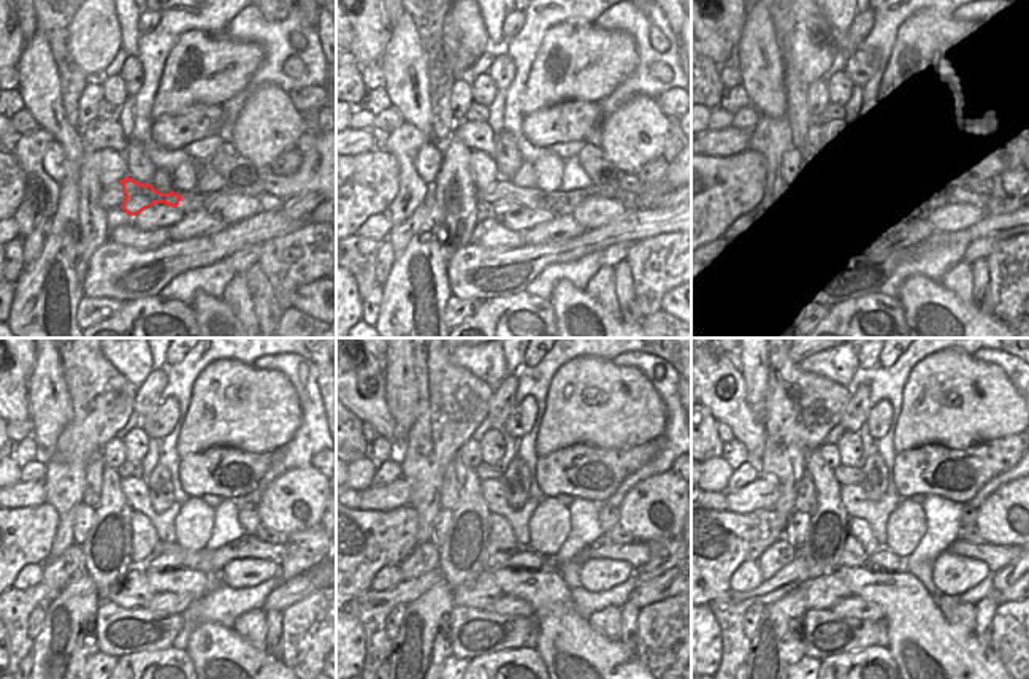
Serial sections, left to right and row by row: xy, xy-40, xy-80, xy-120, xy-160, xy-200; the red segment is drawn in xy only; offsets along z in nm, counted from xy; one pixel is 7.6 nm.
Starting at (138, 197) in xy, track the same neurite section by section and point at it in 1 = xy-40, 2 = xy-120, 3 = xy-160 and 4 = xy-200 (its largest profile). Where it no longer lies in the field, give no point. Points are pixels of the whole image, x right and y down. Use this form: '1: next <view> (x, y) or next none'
1: next xy-40 (506, 197)
2: next xy-120 (165, 557)
3: next xy-160 (525, 559)
4: next xy-200 (883, 560)

